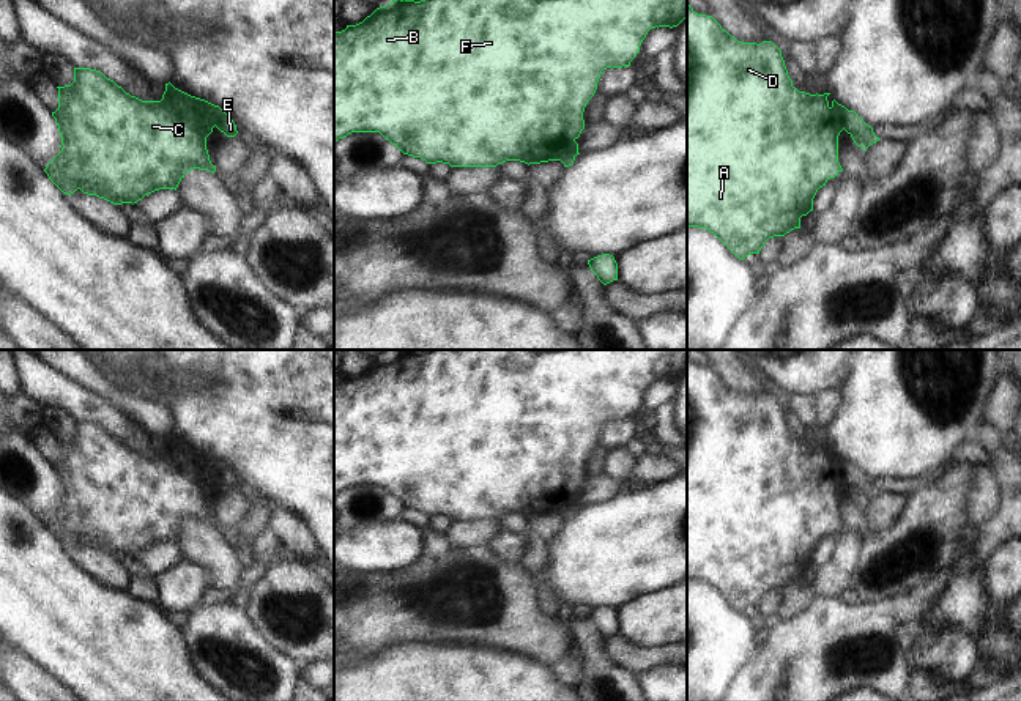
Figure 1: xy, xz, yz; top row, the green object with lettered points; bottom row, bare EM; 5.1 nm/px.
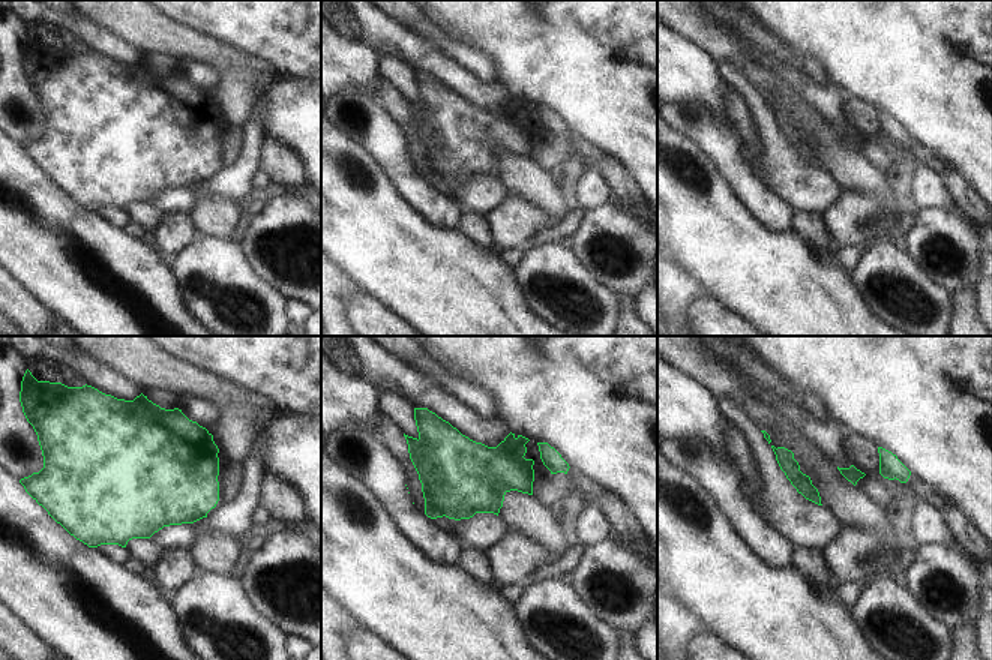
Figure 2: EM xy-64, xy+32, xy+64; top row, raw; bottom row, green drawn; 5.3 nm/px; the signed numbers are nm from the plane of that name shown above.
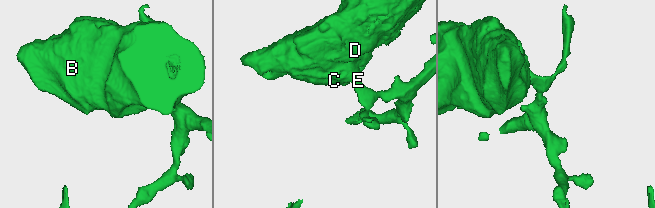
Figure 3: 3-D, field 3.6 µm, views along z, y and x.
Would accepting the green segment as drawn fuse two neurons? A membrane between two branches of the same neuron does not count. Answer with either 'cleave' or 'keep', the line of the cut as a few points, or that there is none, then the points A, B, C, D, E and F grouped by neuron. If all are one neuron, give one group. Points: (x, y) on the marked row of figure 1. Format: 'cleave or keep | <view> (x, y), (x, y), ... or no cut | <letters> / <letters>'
cleave | xy (221, 111), (216, 126) | A B C D F / E

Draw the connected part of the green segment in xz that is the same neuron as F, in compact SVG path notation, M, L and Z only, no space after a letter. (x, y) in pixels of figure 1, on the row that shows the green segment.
M394 0L356 25L334 33L334 142L351 132L380 132L403 154L427 164L496 167L506 161L540 164L577 156L575 142L585 129L583 112L607 68L630 66L651 28L678 27L687 19L687 0Z

